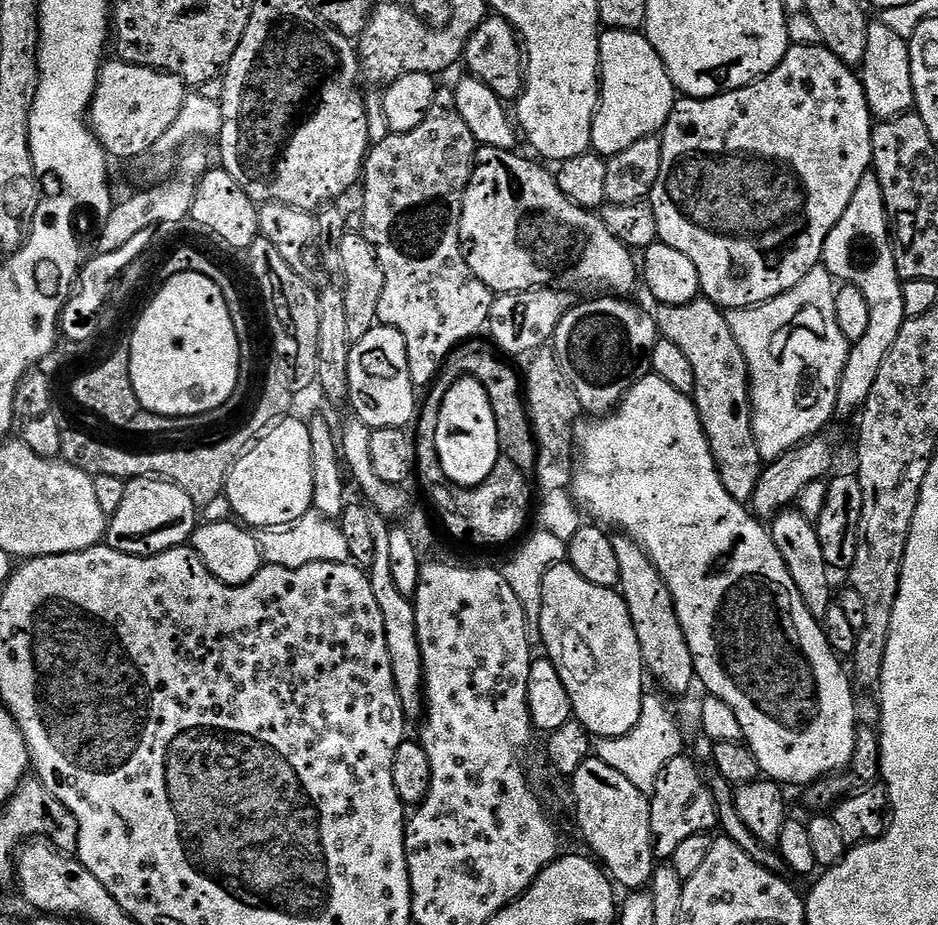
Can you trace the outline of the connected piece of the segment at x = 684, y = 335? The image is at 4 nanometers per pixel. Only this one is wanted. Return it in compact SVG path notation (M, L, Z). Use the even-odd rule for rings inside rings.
M697 298L682 306L661 304L654 315L657 333L674 342L674 346L682 346L682 354L686 354L694 369L691 397L726 490L730 498L747 505L754 494L754 486L758 486L758 478L764 473L766 461L758 454L758 442L752 429L748 363L742 354L742 346L738 346L730 330L727 315L707 298Z

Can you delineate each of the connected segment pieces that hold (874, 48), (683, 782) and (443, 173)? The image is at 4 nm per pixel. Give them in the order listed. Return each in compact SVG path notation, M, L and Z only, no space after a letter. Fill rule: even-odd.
M879 22L869 23L866 30L866 54L858 66L860 84L866 94L868 109L877 121L892 120L913 111L914 78L910 74L910 50L908 41L902 39L890 26Z
M682 754L670 762L658 774L658 782L650 793L652 806L652 854L657 861L671 861L674 850L678 850L681 842L686 838L694 838L694 834L703 832L711 833L718 824L716 815L716 800L712 791L708 789L705 773L700 773L700 768L688 757Z
M440 86L436 90L436 103L433 104L431 110L428 111L427 118L418 127L409 132L392 132L384 140L373 143L368 156L364 159L364 170L362 173L362 188L364 184L364 213L361 214L360 220L364 223L362 225L362 231L366 242L370 242L370 246L376 251L376 257L382 266L382 274L384 275L382 299L378 302L378 321L383 327L393 328L394 330L398 330L398 334L402 334L402 338L406 342L406 354L410 362L410 378L417 390L427 389L432 381L440 375L440 369L443 368L444 361L456 349L457 344L462 344L465 340L479 337L485 331L488 315L492 309L493 292L485 284L478 282L478 278L474 278L470 266L466 266L466 258L460 249L462 202L468 189L472 168L476 164L477 147L474 134L470 134L470 129L467 128L465 120L462 119L462 114L458 114L456 103L454 102L453 89L451 87L444 88L444 86Z

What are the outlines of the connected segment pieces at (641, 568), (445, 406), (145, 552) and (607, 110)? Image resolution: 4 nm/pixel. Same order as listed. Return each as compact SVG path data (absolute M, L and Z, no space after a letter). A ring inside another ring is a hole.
M623 534L613 535L612 541L614 555L618 557L618 591L630 610L630 622L634 622L634 634L638 634L638 646L642 650L647 675L651 679L653 676L666 691L680 696L683 692L690 691L692 684L694 685L696 667L690 646L686 642L686 634L682 634L670 590L658 574L654 562L650 562L640 545Z
M473 376L456 380L450 390L444 392L444 401L436 415L434 439L438 462L449 482L457 484L459 488L477 488L482 482L486 482L486 478L490 478L490 470L494 470L494 466L502 458L498 424L486 390Z
M139 476L126 483L122 506L108 521L106 543L109 548L131 556L157 556L171 548L187 545L198 523L195 502L177 484L155 476Z
M601 31L600 104L592 119L591 151L605 158L617 156L626 146L634 146L638 138L663 133L677 99L670 74L643 31Z

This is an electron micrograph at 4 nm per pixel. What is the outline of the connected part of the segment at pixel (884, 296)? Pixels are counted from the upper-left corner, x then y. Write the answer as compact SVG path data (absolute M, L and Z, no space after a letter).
M875 174L864 176L862 182L858 182L858 190L854 190L854 198L850 198L850 206L846 206L846 214L842 214L834 230L830 230L822 267L832 275L833 280L862 290L866 306L870 306L870 327L864 337L858 338L849 347L846 366L838 382L836 416L855 417L870 398L870 390L878 379L878 369L882 367L886 354L890 354L890 346L898 342L898 330L902 330L906 319L906 306L902 303L904 281L900 279L894 262L888 211L884 205L882 186Z

